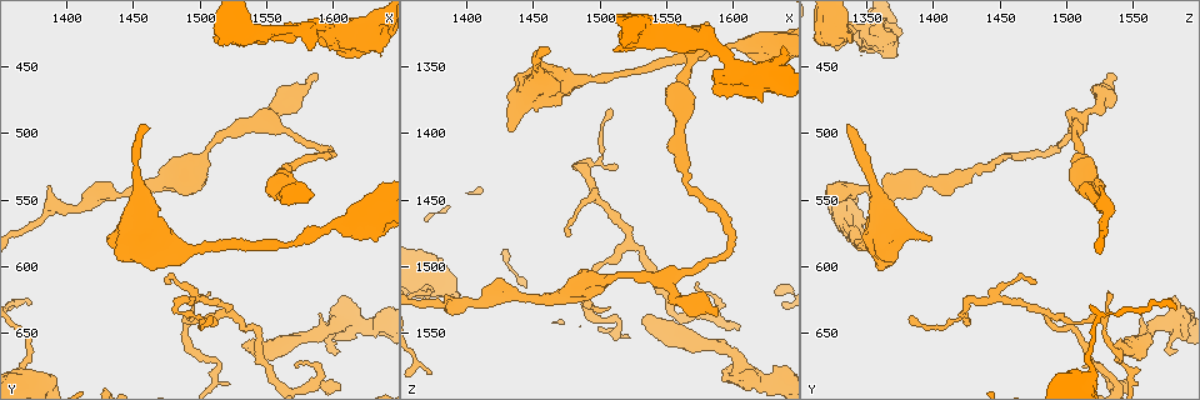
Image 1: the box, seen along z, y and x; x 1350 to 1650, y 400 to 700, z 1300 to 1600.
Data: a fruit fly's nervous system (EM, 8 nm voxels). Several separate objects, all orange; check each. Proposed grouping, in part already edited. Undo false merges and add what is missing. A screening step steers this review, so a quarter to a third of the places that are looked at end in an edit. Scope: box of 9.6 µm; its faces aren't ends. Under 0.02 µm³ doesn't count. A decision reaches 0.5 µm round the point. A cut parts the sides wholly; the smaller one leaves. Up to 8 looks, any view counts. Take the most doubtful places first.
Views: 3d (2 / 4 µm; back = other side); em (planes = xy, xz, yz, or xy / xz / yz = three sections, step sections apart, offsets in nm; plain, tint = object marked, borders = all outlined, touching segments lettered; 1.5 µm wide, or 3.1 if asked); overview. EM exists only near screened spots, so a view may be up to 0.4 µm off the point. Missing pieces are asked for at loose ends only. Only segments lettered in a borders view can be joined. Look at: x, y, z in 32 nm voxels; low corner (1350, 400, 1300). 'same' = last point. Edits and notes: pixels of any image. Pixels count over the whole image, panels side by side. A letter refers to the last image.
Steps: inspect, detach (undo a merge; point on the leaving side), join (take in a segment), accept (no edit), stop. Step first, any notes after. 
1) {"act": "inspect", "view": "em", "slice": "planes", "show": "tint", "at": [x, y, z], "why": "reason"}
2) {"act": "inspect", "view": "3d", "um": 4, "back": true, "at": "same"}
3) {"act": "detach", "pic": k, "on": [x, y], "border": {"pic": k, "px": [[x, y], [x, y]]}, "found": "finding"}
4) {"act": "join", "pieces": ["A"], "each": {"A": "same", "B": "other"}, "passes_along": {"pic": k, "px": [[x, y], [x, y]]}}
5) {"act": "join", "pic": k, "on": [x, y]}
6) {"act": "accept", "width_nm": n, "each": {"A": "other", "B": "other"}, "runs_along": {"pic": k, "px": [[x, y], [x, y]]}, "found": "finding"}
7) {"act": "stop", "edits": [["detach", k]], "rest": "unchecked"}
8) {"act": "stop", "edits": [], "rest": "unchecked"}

{"act": "inspect", "view": "em", "slice": "yz", "step": 8, "show": "borders", "at": [1614, 442, 1362]}

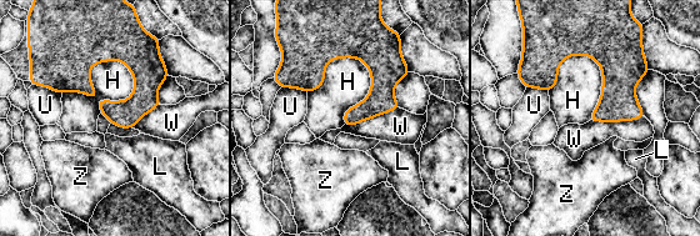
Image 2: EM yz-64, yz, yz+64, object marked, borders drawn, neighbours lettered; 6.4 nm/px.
{"act": "inspect", "view": "em", "slice": "xz", "step": 8, "show": "borders", "at": "same"}

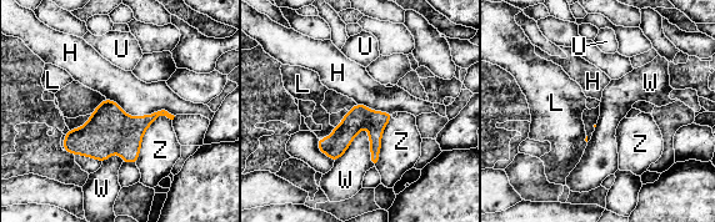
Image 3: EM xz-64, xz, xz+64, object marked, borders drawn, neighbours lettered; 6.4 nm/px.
{"act": "accept", "longest_contact_nm": ["H", 460], "each": {"H": "other", "L": "other", "U": "other", "W": "other", "Z": "other"}, "border": {"pic": 3, "px": [[106, 97], [128, 115], [174, 116]]}, "found": "no lettered segment goes on from it"}

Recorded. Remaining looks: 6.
{"act": "inspect", "view": "3d", "um": 2, "at": [1586, 460, 1536], "why": "branch stops here"}

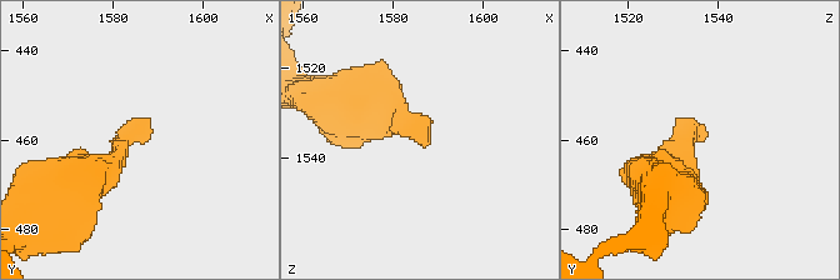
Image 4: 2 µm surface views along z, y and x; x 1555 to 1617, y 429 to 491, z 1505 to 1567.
{"act": "inspect", "view": "em", "slice": "xz", "step": 4, "show": "borders", "at": [1587, 459, 1537]}

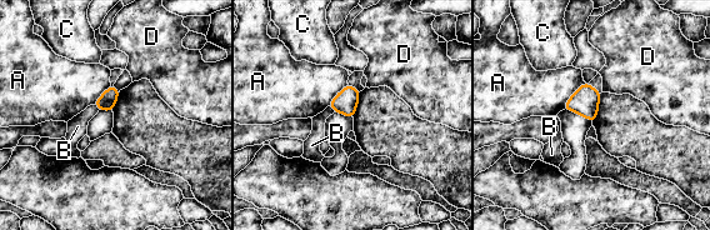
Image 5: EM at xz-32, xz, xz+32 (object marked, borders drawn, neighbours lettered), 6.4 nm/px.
{"act": "inspect", "view": "em", "slice": "planes", "show": "borders", "at": "same", "why": "cut it another way"}

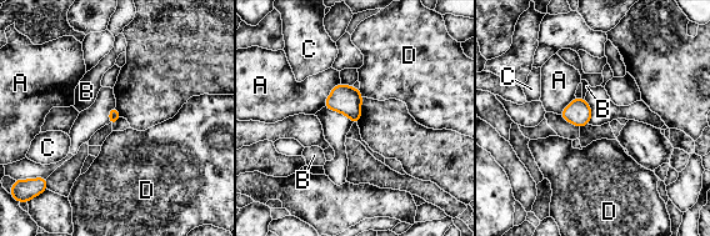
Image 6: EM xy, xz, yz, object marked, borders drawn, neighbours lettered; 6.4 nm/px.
{"act": "accept", "longest_contact_nm": ["A", 200], "each": {"A": "other", "B": "other", "C": "other", "D": "other"}, "border": {"pic": 6, "px": [[358, 90], [363, 96]]}, "found": "no lettered segment goes on from it"}

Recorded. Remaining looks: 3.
{"act": "inspect", "view": "em", "slice": "planes", "show": "borders", "at": [1512, 644, 1422]}

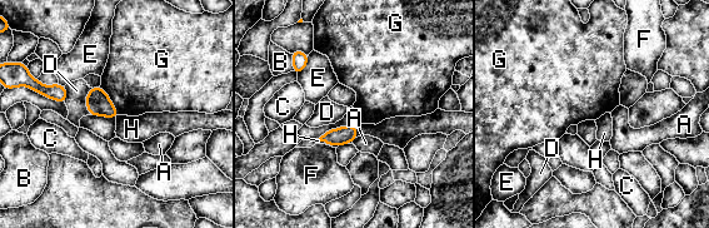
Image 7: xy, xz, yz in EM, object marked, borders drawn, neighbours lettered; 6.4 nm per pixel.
{"act": "accept", "each": {"A": "other", "B": "other", "C": "other", "D": "other", "E": "other", "F": "other", "G": "other", "H": "other"}, "border": {"pic": 7, "px": [[100, 85], [119, 114]]}, "found": "none of them fits"}

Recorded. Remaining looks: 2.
{"act": "stop", "edits": [], "rest": "unchecked"}

